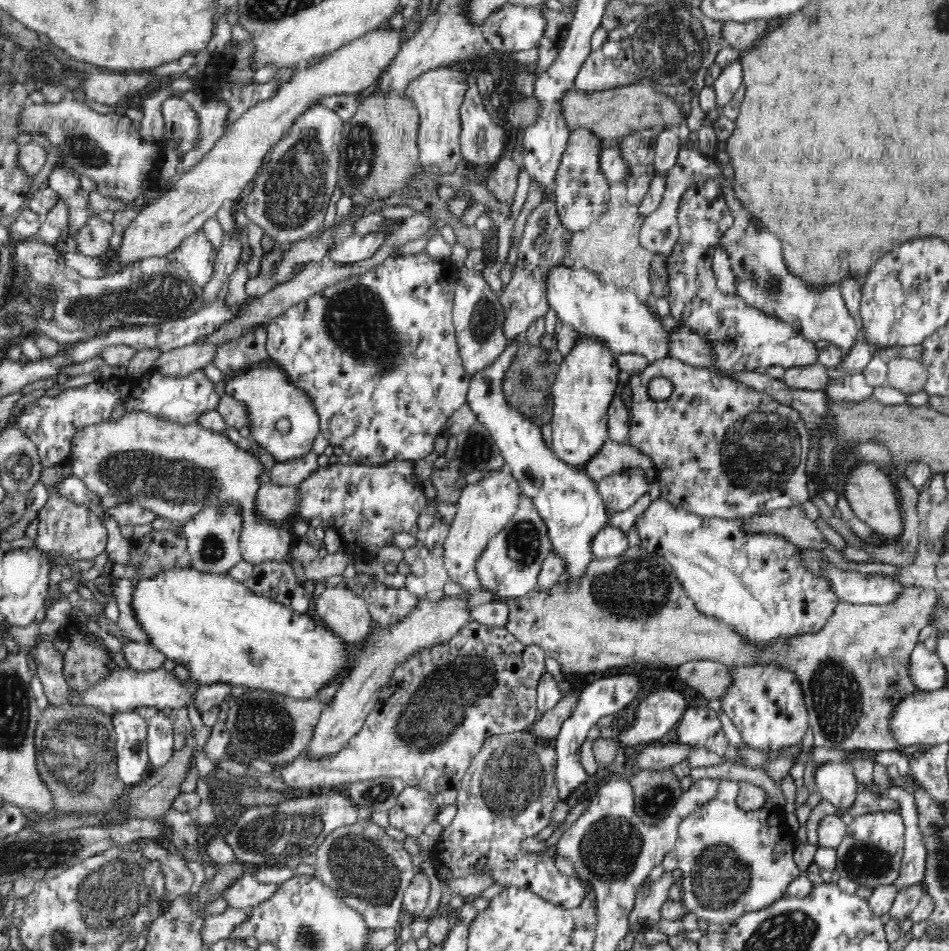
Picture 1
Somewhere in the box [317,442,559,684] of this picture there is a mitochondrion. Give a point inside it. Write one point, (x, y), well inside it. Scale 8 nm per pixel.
(523, 542)

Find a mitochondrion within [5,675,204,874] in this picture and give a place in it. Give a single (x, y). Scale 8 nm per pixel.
(76, 753)

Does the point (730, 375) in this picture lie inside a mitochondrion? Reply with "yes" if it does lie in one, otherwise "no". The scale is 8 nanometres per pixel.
no

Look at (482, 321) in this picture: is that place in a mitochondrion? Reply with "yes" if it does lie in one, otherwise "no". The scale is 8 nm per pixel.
yes

